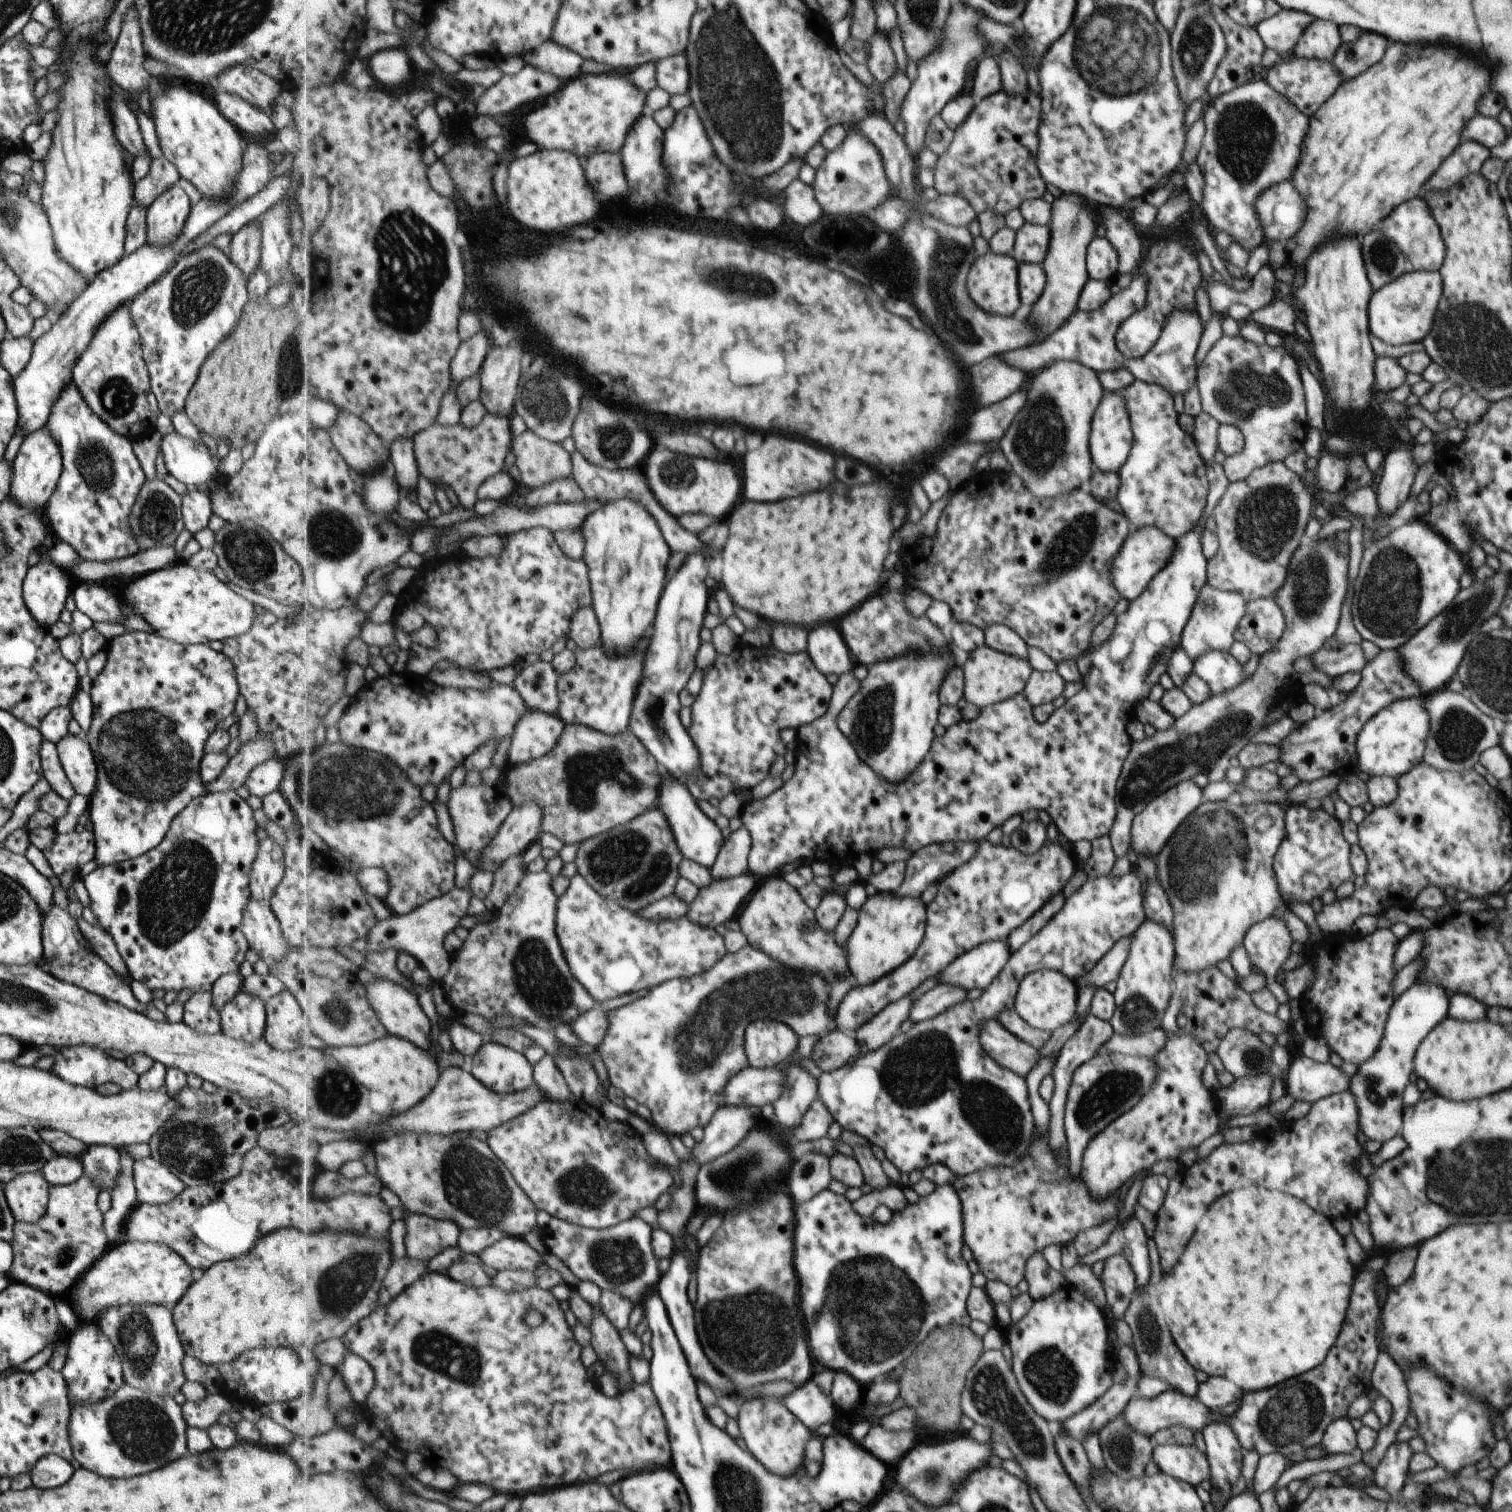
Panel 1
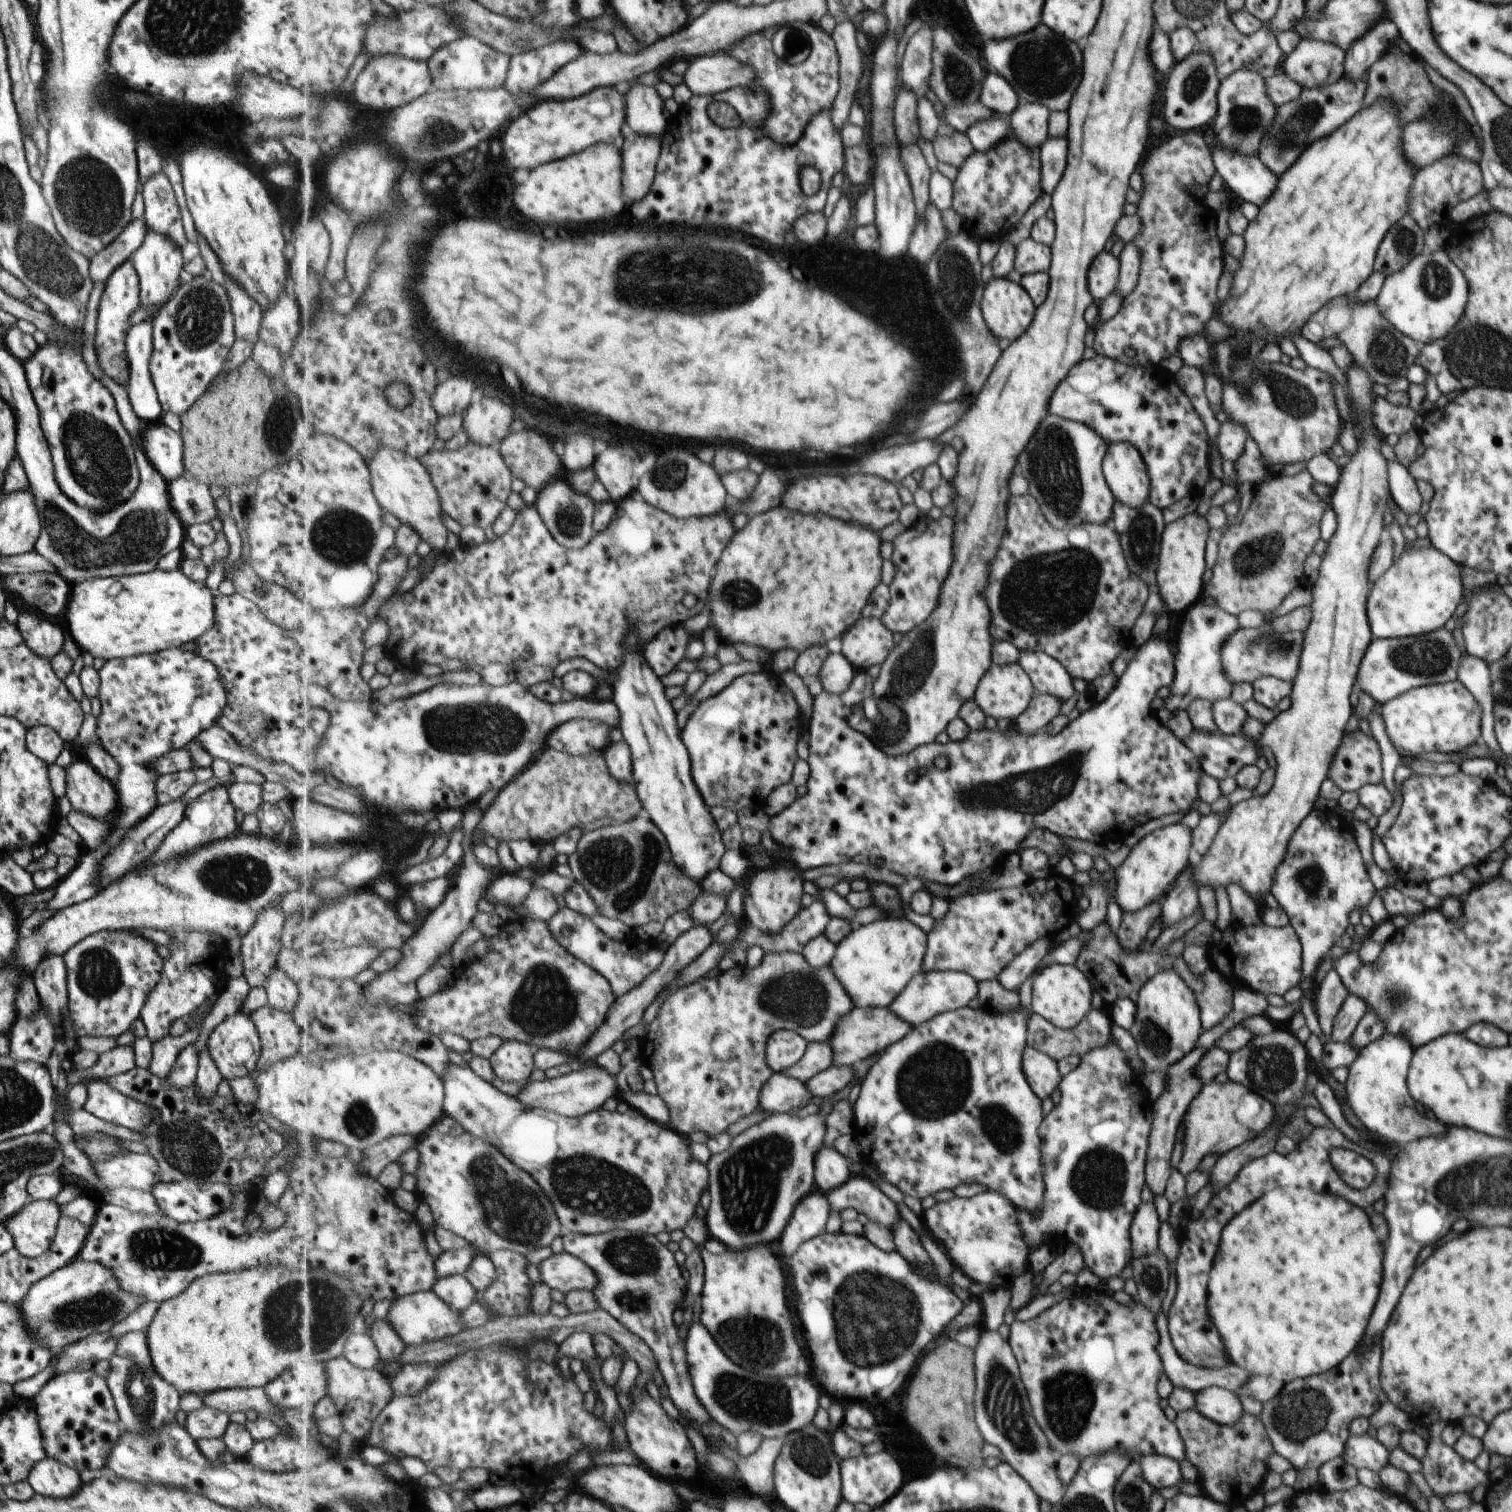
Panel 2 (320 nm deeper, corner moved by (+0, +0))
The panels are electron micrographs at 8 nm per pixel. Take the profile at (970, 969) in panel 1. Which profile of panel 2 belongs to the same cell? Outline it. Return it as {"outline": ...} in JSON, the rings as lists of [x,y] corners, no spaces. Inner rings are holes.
{"outline":[[[922,970],[908,985],[906,991],[891,1004],[890,1010],[900,1020],[915,1028],[941,1014],[966,1007],[978,991],[979,983],[965,972]]]}

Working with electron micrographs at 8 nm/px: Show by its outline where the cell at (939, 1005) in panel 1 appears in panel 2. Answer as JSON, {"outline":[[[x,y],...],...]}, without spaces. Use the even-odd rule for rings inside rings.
{"outline":[[[855,1006],[852,1013],[840,1020],[836,1033],[830,1040],[834,1053],[834,1065],[856,1066],[861,1060],[873,1056],[875,1053],[883,1054],[887,1048],[900,1042],[913,1031],[913,1026],[900,1020],[890,1008],[868,1007],[861,1009]]]}

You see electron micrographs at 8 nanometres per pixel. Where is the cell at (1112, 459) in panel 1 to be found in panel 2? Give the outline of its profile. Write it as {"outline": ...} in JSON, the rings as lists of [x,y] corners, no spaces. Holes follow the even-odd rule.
{"outline":[[[1107,445],[1103,472],[1117,502],[1128,505],[1131,509],[1139,509],[1151,500],[1151,478],[1143,457],[1133,445]]]}

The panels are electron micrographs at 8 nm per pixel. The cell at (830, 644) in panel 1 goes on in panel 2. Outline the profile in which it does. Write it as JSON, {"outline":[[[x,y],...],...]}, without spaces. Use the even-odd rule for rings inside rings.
{"outline":[[[831,653],[820,672],[823,690],[834,695],[843,694],[855,678],[857,669],[843,653]]]}

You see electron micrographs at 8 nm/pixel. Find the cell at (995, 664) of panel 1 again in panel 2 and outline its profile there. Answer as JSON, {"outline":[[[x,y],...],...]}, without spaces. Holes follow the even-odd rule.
{"outline":[[[1013,663],[989,667],[989,670],[985,672],[983,678],[977,683],[975,695],[972,699],[981,709],[984,717],[989,716],[995,720],[1005,718],[1005,720],[1013,722],[1027,710],[1033,695],[1035,695],[1035,686],[1032,684],[1032,679],[1021,668],[1021,665]]]}

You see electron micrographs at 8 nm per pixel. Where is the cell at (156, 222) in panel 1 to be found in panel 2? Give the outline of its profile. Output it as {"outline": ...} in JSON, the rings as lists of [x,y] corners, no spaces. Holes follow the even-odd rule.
{"outline":[[[148,229],[145,239],[131,254],[129,260],[138,278],[139,307],[145,306],[147,310],[155,314],[160,305],[164,304],[165,300],[170,298],[177,289],[180,280],[179,272],[183,269],[181,248],[177,248],[177,244],[173,244],[173,240],[169,240],[167,236]]]}

